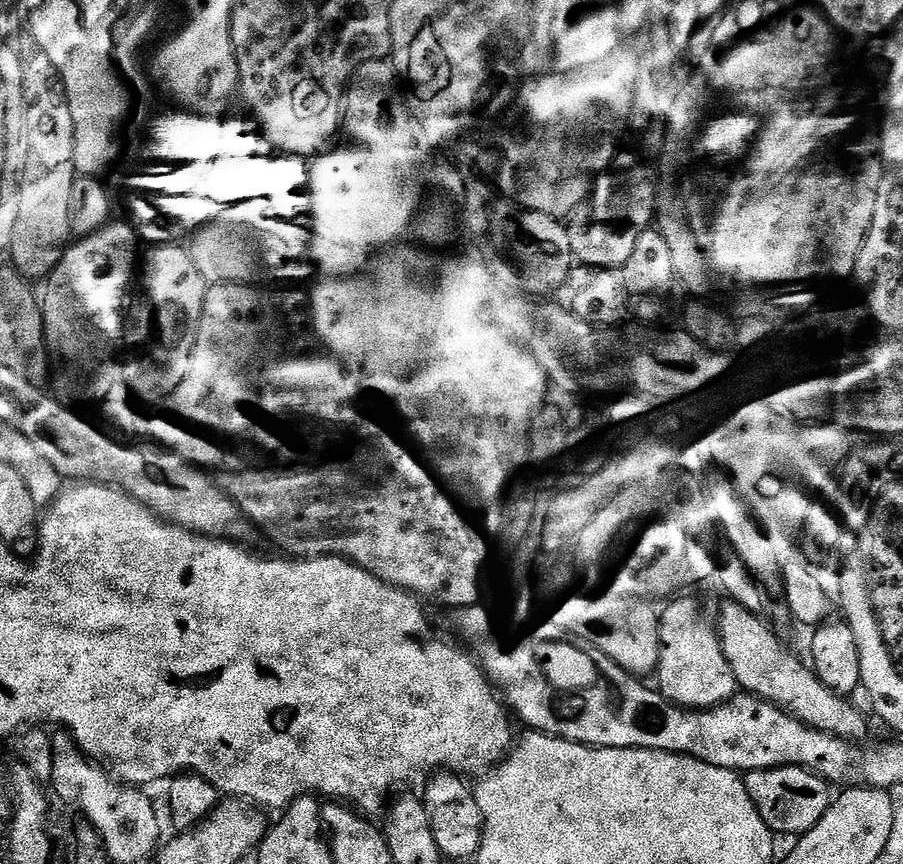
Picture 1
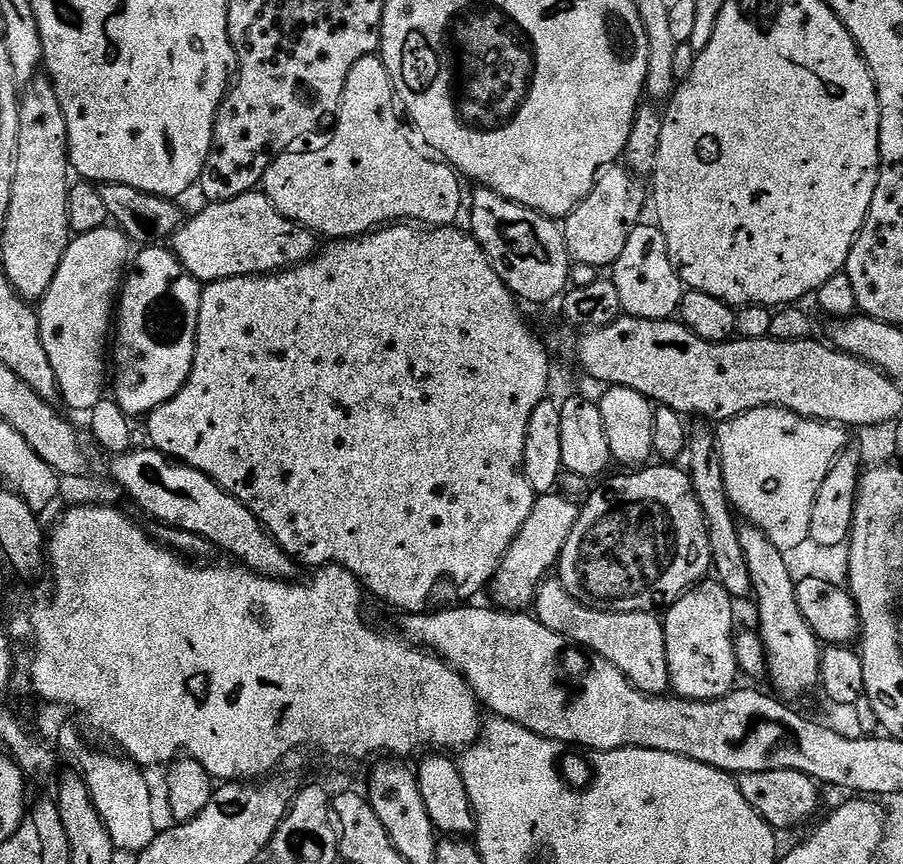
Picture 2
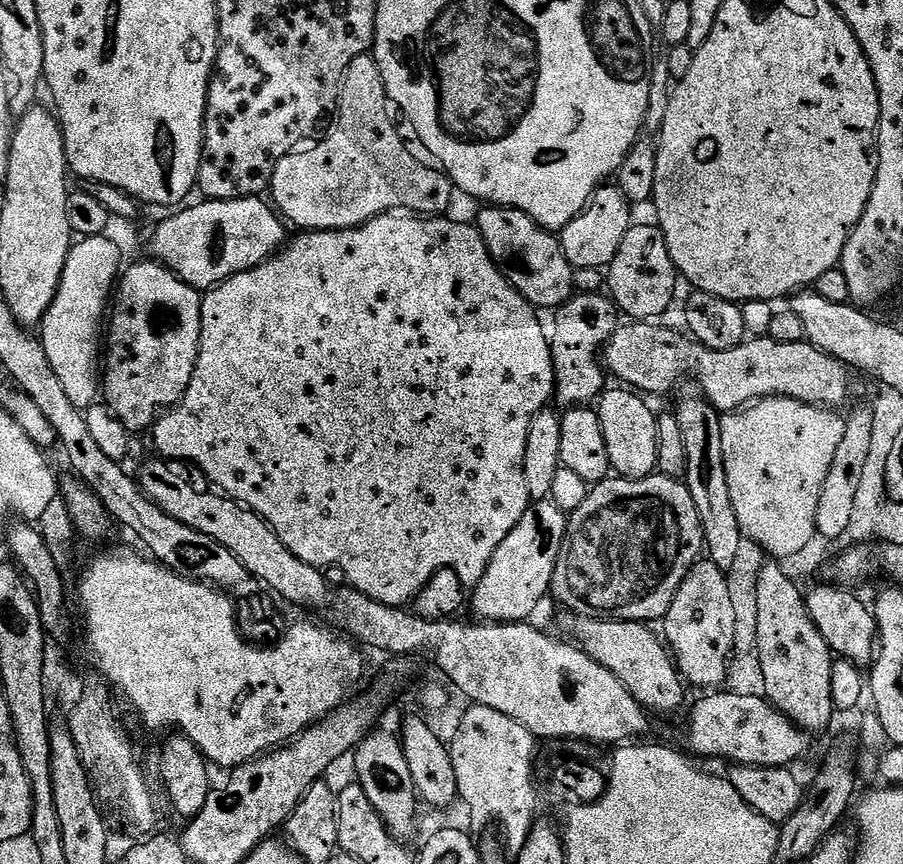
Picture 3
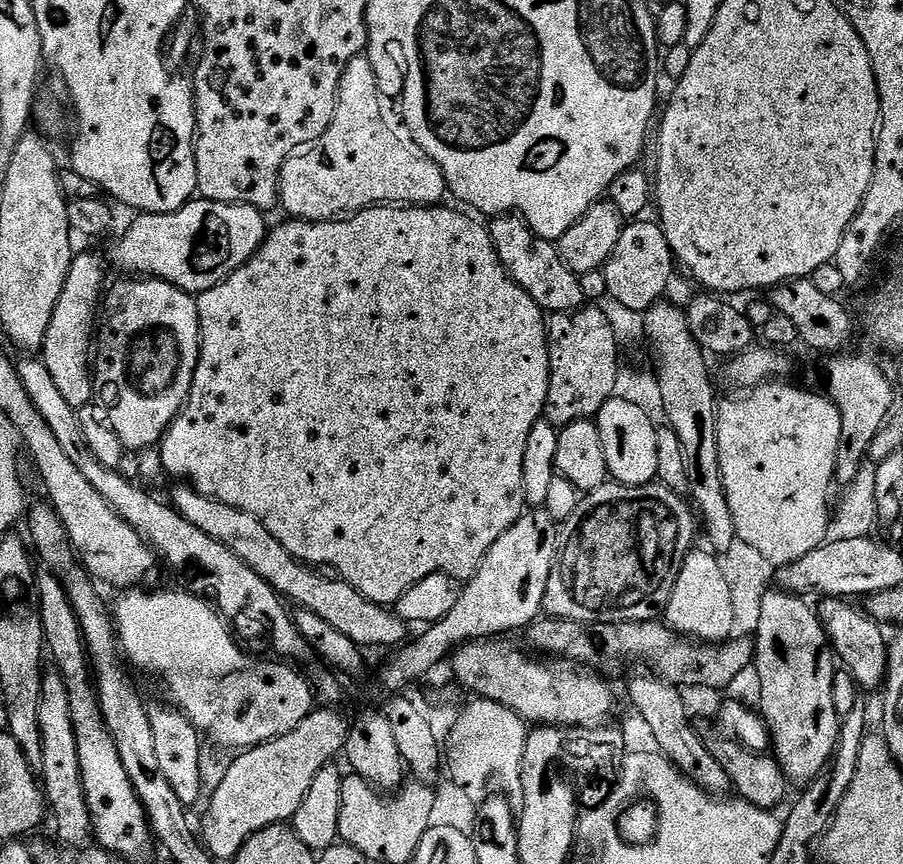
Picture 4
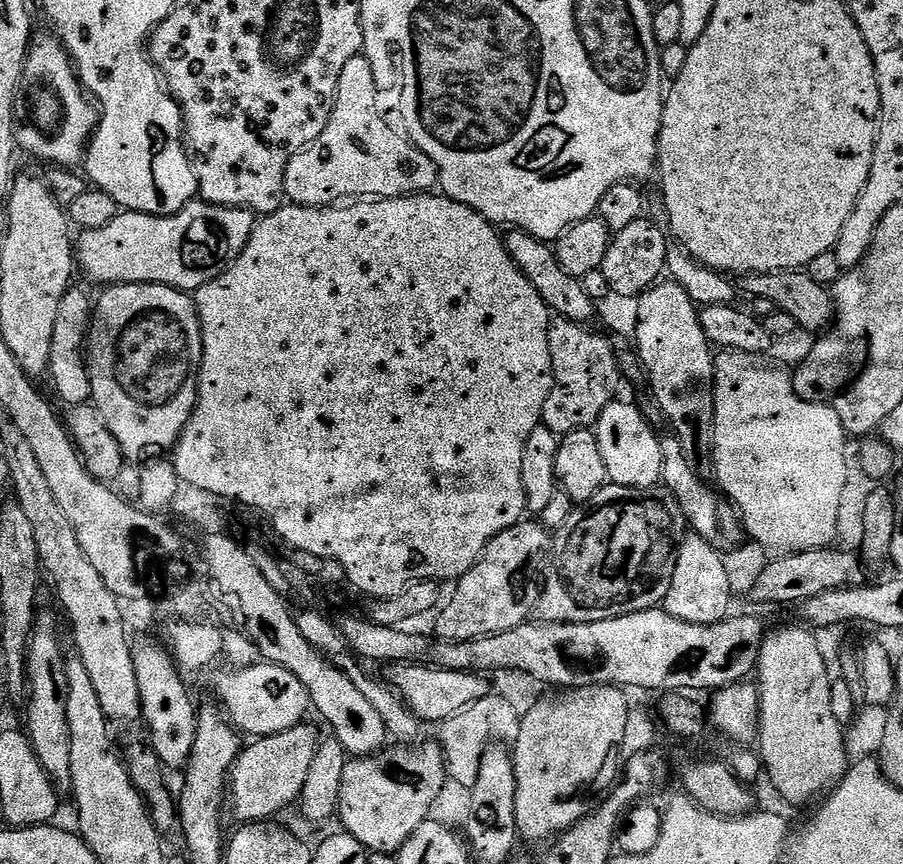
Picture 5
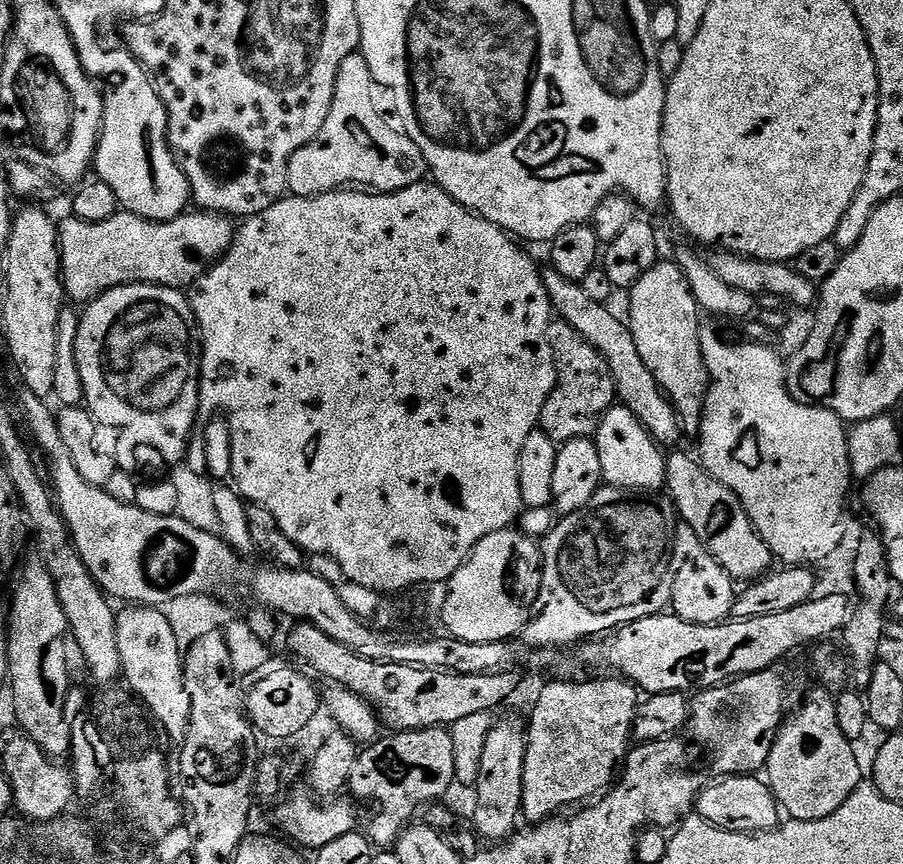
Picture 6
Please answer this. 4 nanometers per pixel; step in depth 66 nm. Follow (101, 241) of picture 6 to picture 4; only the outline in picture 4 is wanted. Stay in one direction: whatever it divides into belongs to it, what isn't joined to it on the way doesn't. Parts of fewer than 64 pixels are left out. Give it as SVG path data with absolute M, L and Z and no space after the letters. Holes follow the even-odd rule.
M193 198L170 214L137 215L132 229L121 238L112 256L124 274L135 274L140 278L165 280L167 284L189 294L199 294L218 286L234 270L238 270L262 246L268 235L269 225L264 225L265 213L249 204L223 204L203 198Z

